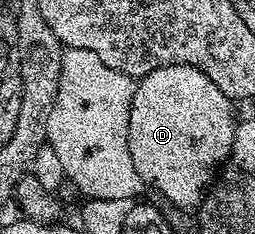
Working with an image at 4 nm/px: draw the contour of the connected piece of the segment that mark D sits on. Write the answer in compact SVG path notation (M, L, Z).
M181 64L162 66L150 74L139 77L136 93L132 99L132 109L130 110L128 141L130 142L130 158L134 158L134 170L138 170L138 174L144 179L145 185L149 189L157 188L161 192L159 195L163 199L169 200L174 206L185 210L199 209L200 205L204 203L204 197L209 191L218 169L232 152L232 143L234 142L234 134L238 123L238 116L232 113L232 107L234 107L234 104L229 96L222 94L222 90L218 90L218 86L214 86L214 82L210 82L210 78L206 78L206 74L202 74L202 70L198 70L194 66L182 66Z

